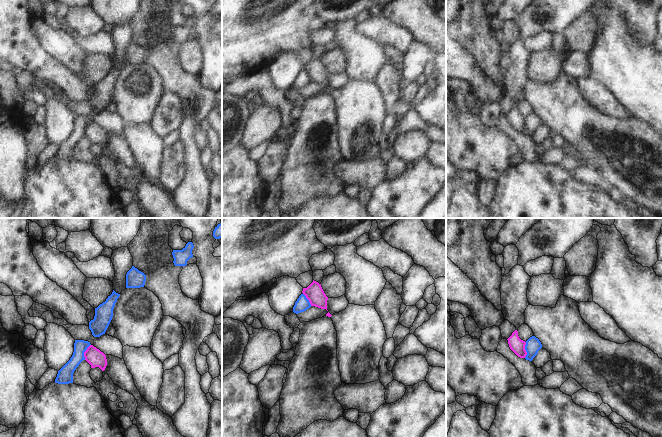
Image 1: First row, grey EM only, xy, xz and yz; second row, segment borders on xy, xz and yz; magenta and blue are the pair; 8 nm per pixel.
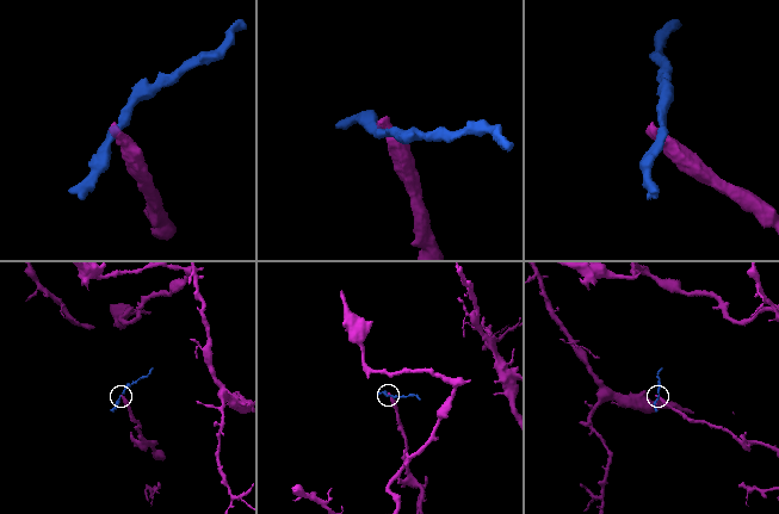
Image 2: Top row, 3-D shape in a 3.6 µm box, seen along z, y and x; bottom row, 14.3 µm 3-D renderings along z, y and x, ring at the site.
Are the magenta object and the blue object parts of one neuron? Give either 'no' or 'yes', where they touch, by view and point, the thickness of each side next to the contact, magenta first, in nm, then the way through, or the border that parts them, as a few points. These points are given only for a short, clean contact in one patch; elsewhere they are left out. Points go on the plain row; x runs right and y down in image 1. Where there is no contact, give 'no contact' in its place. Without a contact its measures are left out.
no | yz (525, 126) | 120/120 nm | along yz (526, 118), (526, 131), (524, 133)

